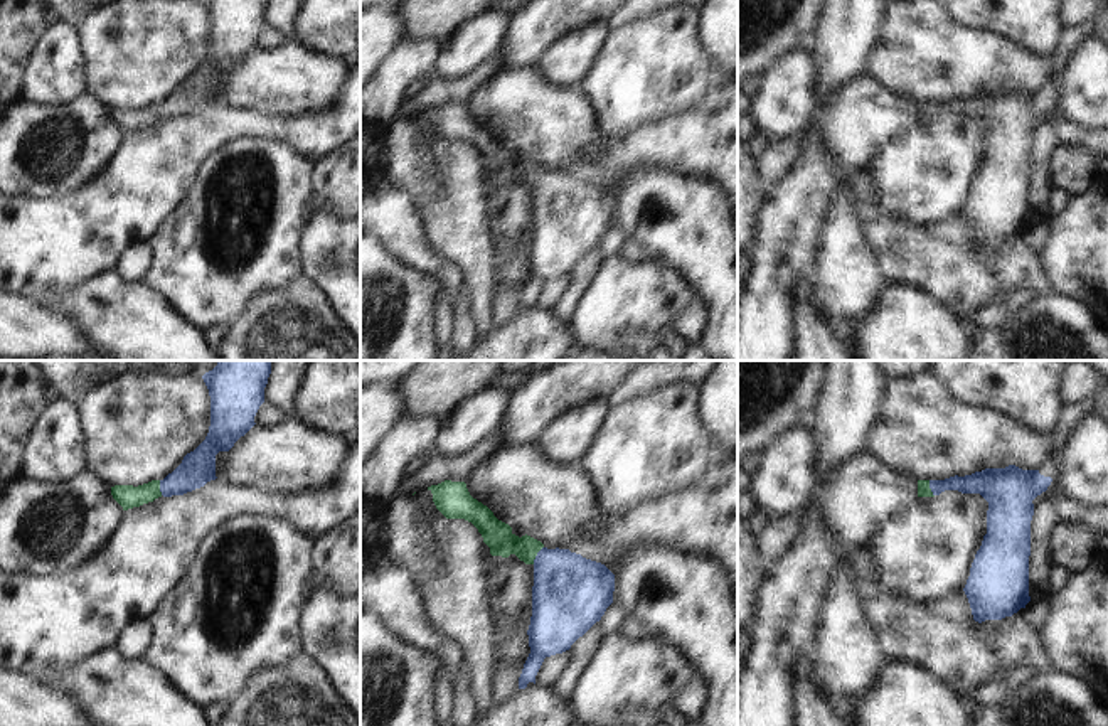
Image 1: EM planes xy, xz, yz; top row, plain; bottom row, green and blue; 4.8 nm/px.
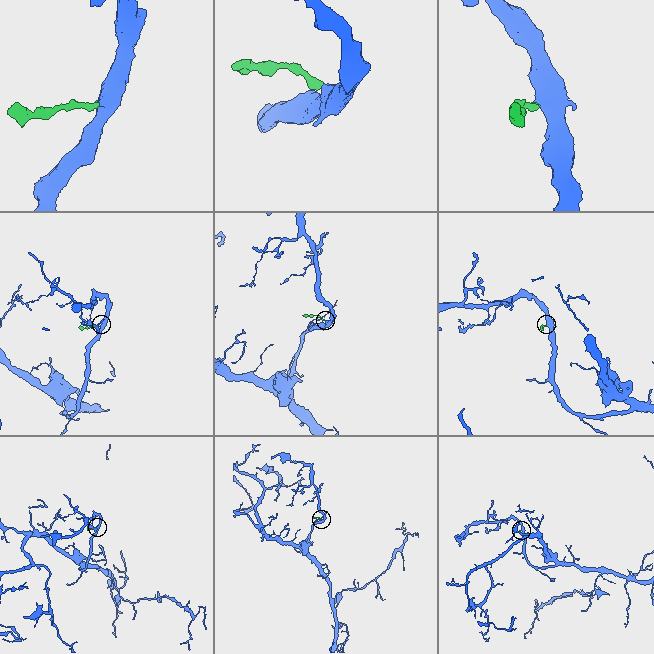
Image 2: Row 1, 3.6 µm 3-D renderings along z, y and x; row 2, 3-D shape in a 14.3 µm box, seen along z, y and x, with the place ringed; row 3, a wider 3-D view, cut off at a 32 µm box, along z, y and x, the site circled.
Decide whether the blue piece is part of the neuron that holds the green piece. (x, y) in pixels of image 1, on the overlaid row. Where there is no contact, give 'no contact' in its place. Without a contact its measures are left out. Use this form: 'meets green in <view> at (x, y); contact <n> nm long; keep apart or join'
meets green in xz at (536, 555); contact 100 nm long; join

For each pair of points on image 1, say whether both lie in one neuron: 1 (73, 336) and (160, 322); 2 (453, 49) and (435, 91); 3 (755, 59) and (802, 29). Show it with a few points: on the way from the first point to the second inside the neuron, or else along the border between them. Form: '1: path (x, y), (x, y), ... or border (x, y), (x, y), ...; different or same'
1: border (51, 310), (66, 315), (90, 342); different
2: border (479, 63), (460, 76), (433, 78); different
3: path (767, 48), (785, 29), (790, 29); same

